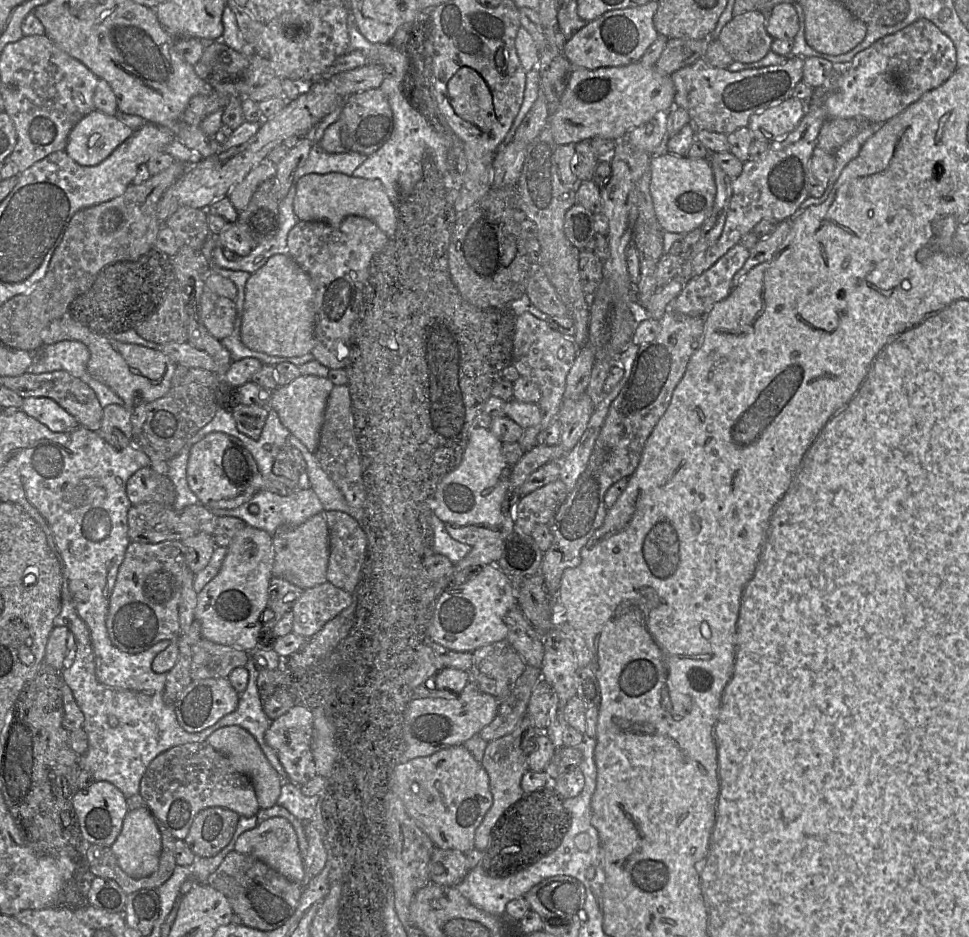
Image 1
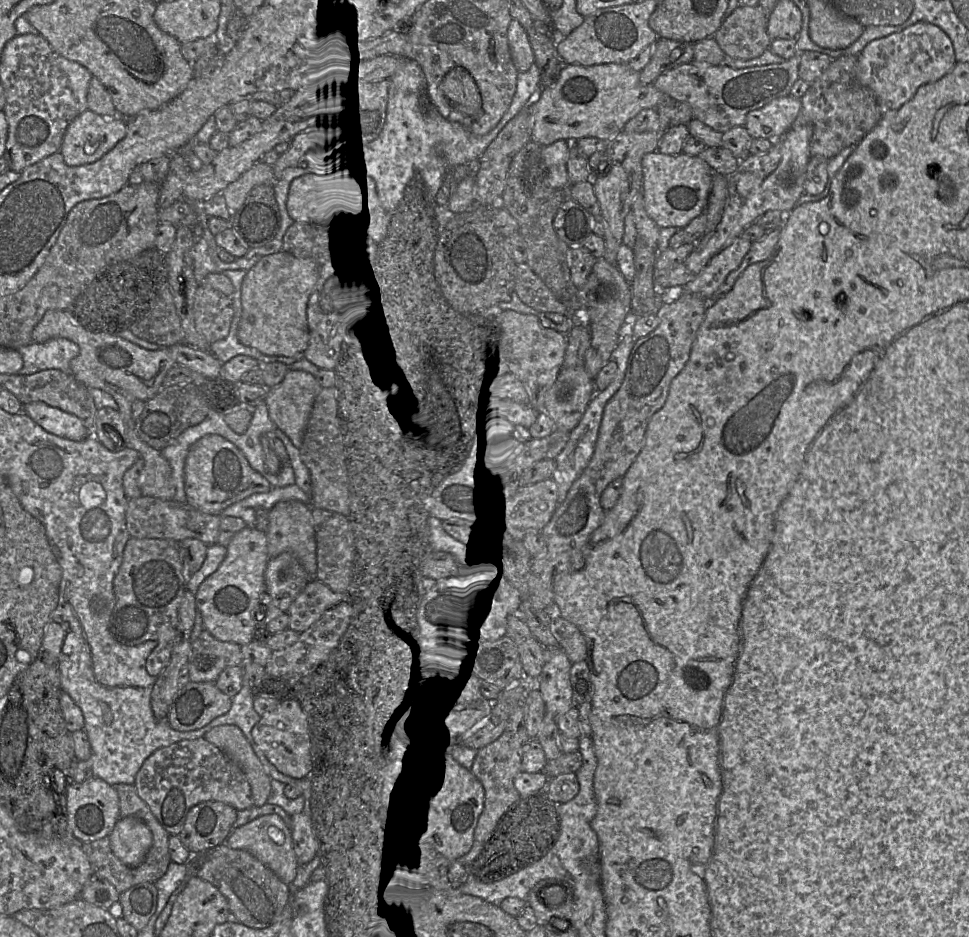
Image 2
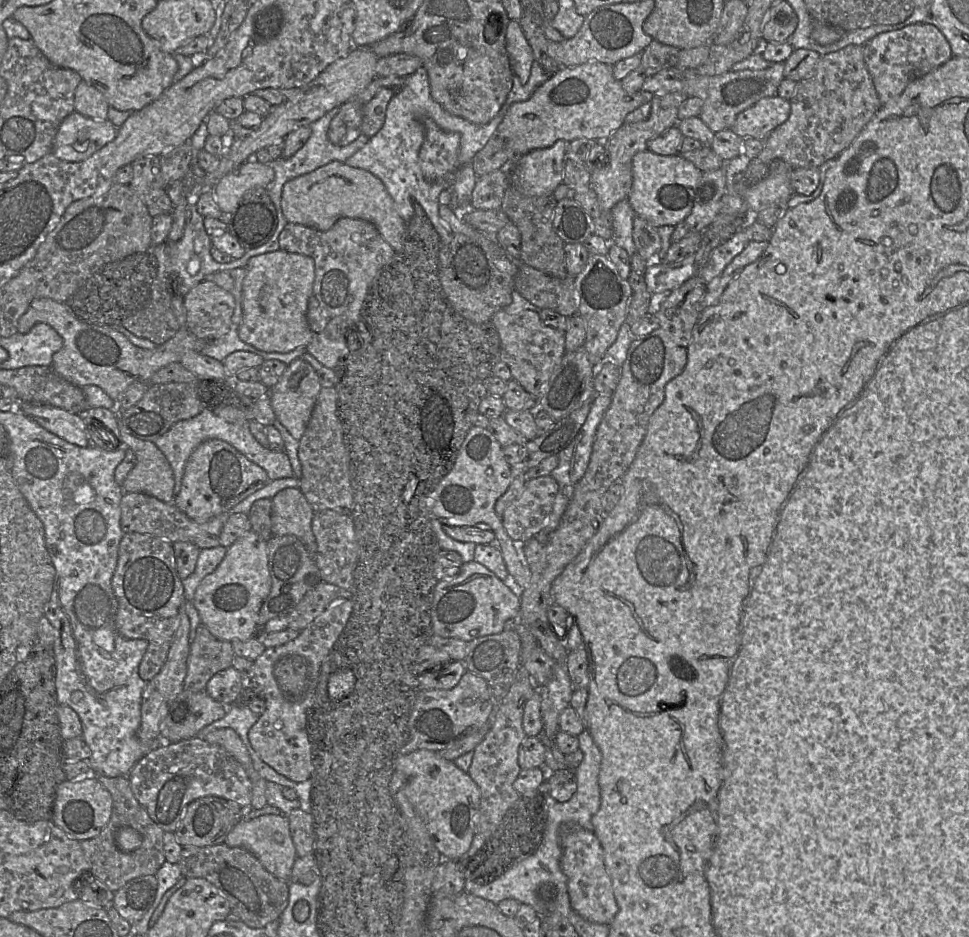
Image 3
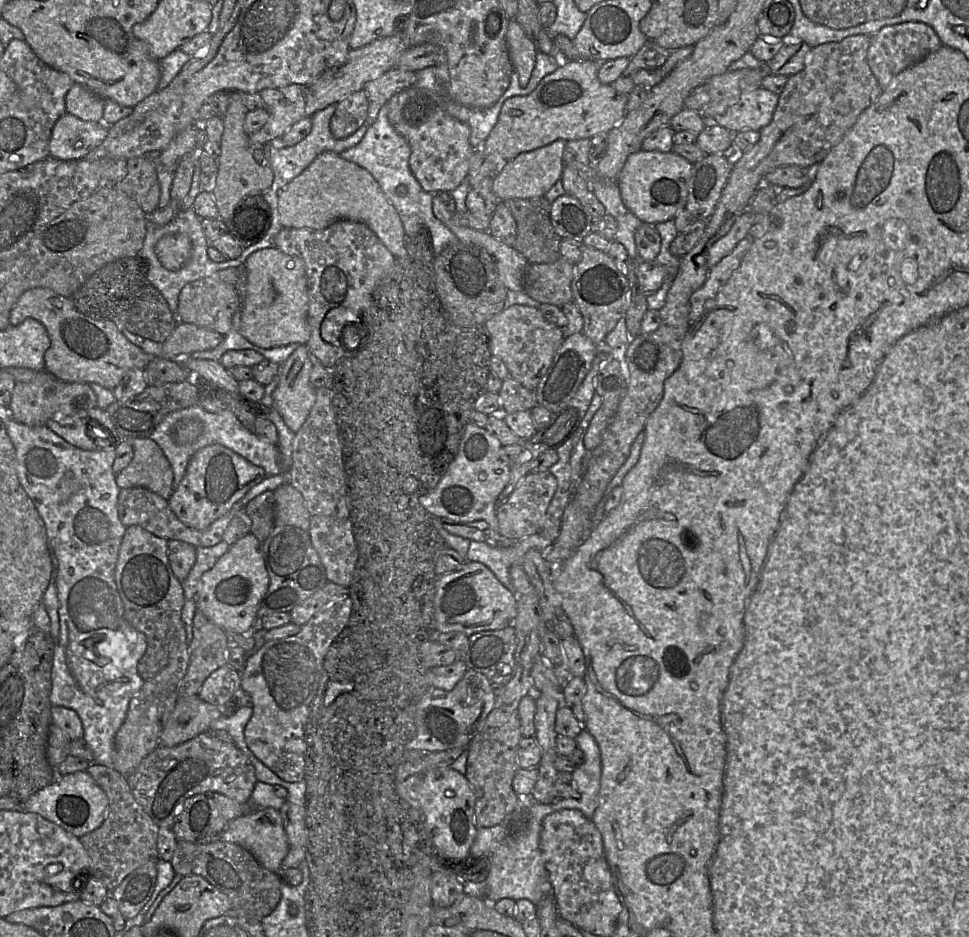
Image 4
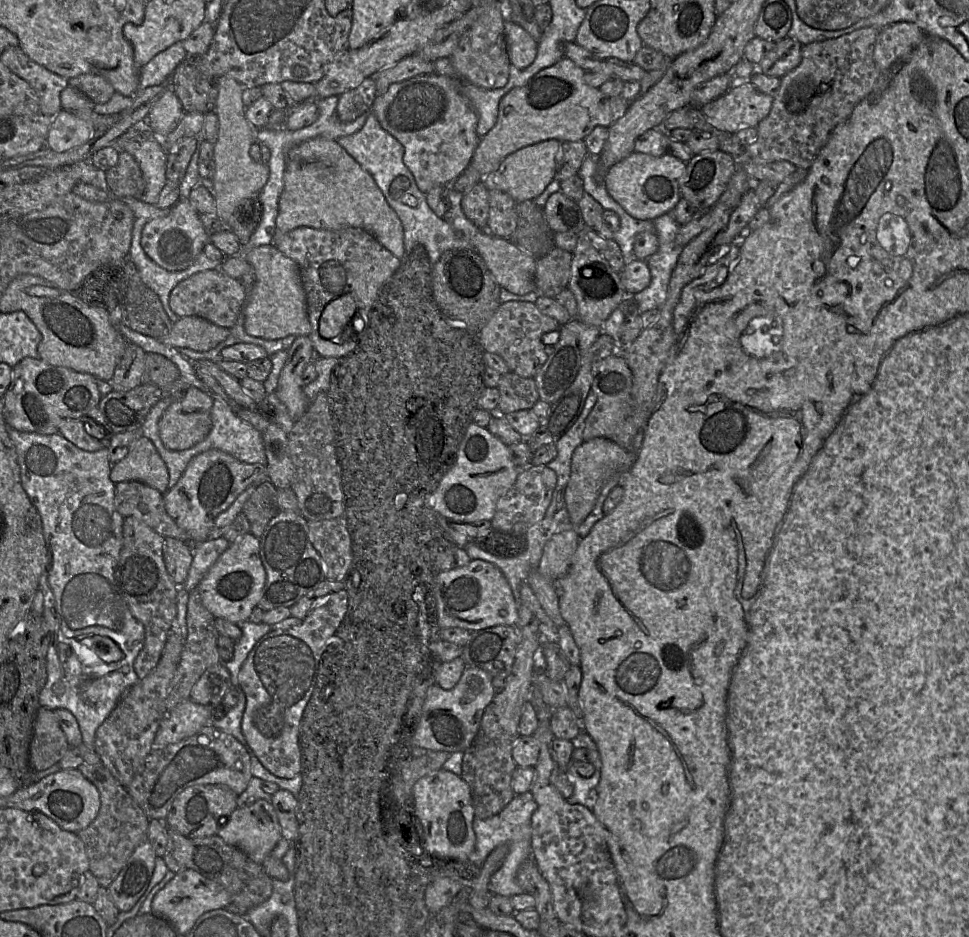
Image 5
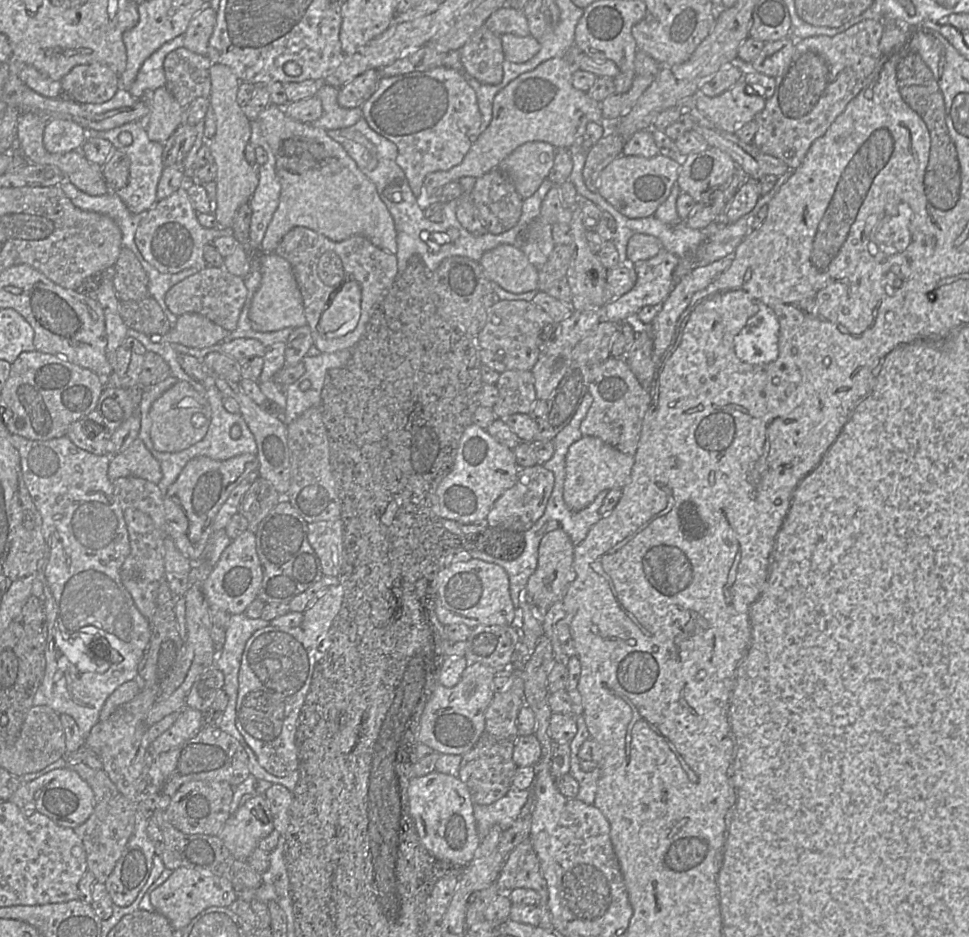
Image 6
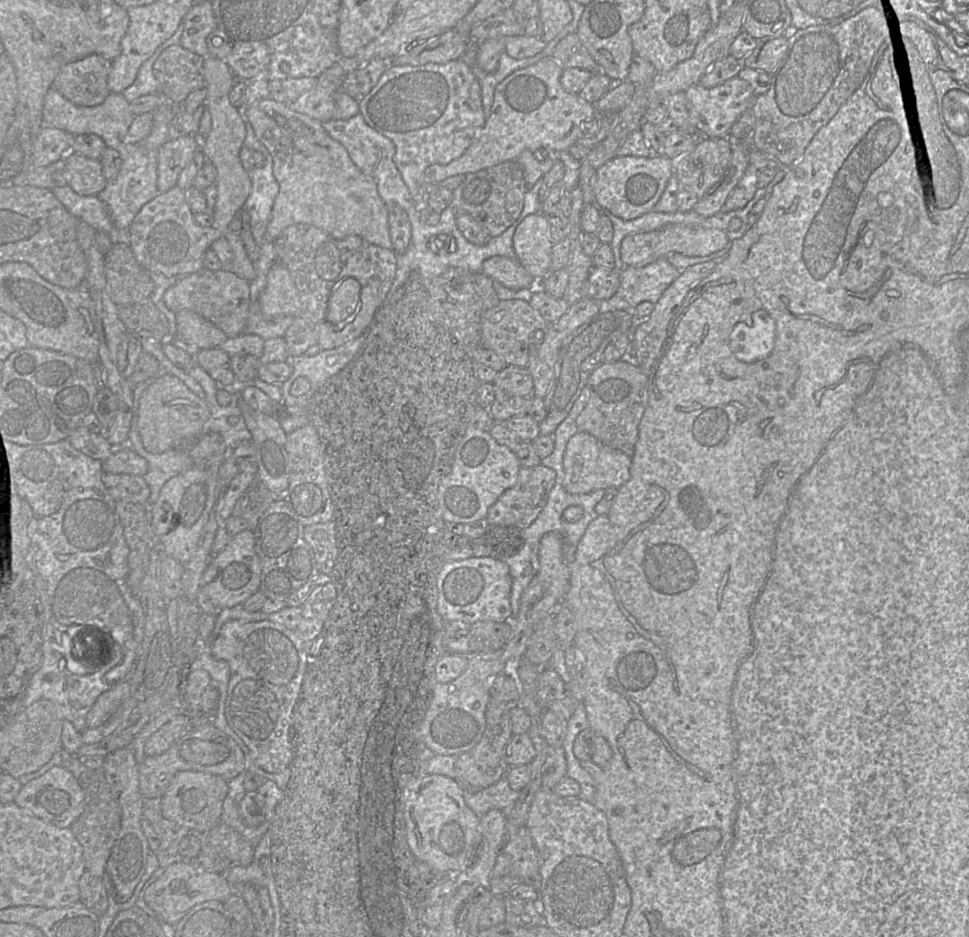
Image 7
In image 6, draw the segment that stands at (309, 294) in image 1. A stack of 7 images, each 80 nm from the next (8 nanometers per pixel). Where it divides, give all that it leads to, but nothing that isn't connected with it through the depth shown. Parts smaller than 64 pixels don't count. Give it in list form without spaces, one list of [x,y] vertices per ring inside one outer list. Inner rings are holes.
[[[275,252],[257,253],[257,256],[261,283],[249,309],[252,328],[259,332],[274,332],[307,325],[301,291],[291,264]]]

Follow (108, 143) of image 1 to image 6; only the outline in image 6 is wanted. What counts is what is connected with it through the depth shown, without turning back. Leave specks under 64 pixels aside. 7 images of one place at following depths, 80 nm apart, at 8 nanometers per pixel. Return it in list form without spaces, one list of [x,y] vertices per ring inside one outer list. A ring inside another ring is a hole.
[[[48,119],[43,136],[45,149],[54,154],[80,150],[88,132],[79,124],[63,119]]]

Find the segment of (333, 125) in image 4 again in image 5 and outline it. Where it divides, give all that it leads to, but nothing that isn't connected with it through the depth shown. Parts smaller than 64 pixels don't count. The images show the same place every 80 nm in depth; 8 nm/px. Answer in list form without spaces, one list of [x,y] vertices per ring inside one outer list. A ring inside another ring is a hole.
[[[367,77],[354,89],[338,96],[337,116],[341,122],[352,122],[371,109],[376,97],[376,85],[373,77]]]

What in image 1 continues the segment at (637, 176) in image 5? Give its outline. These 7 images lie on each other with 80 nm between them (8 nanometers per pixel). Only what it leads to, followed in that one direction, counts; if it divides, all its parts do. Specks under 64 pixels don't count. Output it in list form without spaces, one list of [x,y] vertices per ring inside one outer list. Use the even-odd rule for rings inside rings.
[[[666,152],[651,157],[650,172],[650,195],[657,221],[663,231],[686,234],[701,228],[712,210],[716,195],[710,160]]]

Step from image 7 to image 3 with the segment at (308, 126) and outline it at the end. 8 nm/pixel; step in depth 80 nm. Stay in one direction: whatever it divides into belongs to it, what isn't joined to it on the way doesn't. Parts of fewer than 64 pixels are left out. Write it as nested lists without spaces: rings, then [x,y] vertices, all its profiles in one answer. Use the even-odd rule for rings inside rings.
[[[332,161],[285,183],[281,207],[288,223],[329,230],[342,217],[360,218],[375,225],[385,241],[398,252],[402,249],[406,224],[397,212],[383,182],[371,172]]]

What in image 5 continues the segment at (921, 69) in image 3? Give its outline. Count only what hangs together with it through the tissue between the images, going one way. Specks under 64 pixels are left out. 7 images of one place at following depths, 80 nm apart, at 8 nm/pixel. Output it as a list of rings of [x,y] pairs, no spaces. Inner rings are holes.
[[[895,22],[879,30],[873,52],[880,71],[896,67],[923,40],[926,33],[911,22]]]

